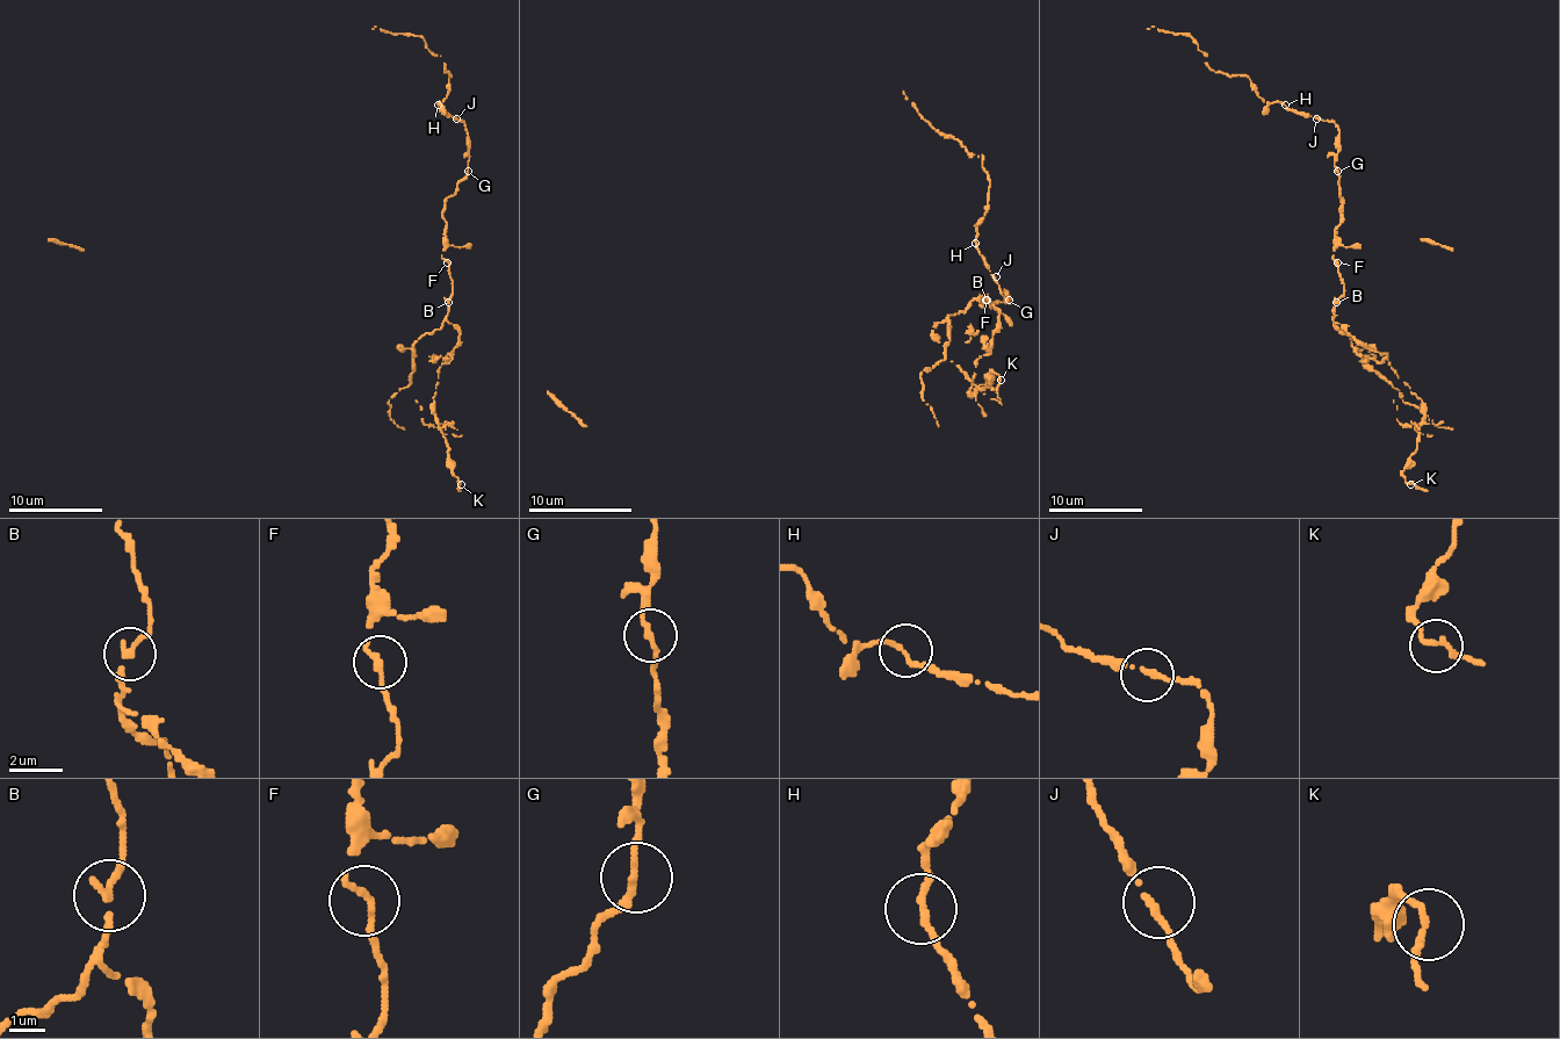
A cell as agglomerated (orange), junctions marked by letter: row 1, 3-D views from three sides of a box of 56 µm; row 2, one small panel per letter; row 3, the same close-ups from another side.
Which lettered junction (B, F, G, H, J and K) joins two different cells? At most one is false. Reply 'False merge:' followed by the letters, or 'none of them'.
False merge: B

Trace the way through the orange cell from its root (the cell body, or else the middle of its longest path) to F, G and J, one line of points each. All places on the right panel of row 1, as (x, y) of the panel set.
F: (1344, 290), (1337, 262)
G: (1344, 290), (1333, 258), (1333, 239), (1340, 225), (1342, 206), (1337, 171)
J: (1344, 290), (1333, 258), (1333, 239), (1340, 225), (1342, 206), (1335, 168), (1340, 128), (1333, 121), (1316, 118)

